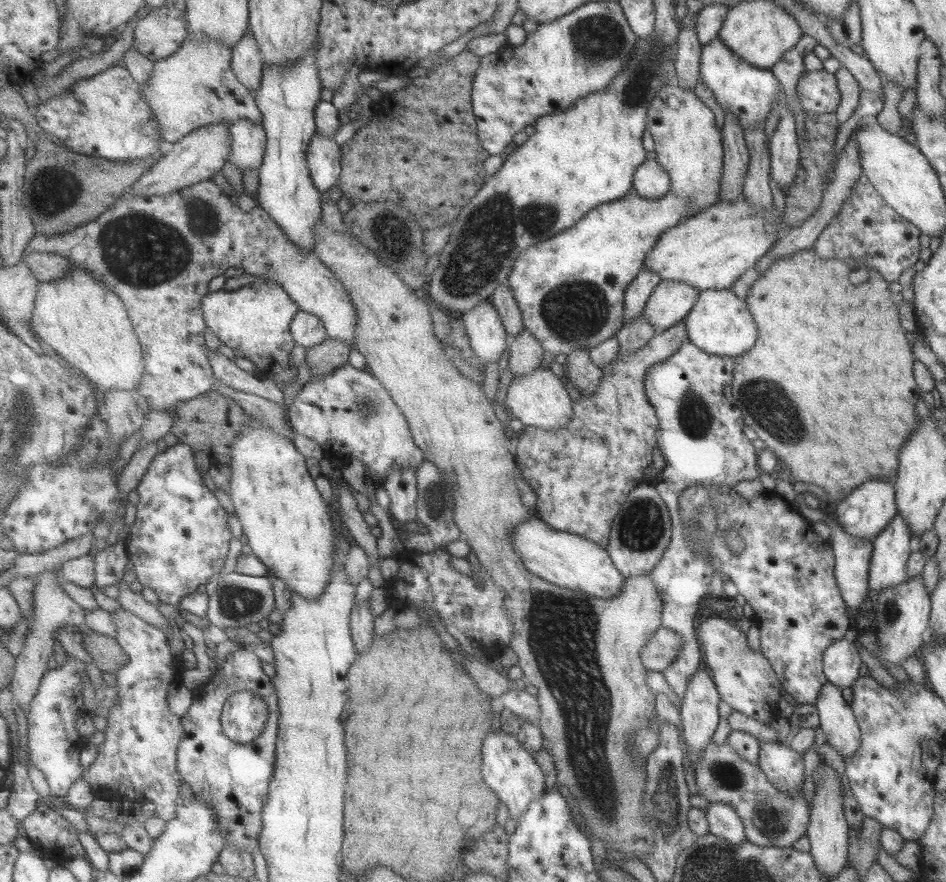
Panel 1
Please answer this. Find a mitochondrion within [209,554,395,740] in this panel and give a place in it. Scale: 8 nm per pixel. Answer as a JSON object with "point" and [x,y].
{"point":[236,602]}

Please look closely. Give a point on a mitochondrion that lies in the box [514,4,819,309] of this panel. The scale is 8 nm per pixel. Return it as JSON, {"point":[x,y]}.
{"point":[598,38]}

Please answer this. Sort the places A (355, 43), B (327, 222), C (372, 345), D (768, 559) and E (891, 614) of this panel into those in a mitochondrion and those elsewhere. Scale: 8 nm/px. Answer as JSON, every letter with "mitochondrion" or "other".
{"A":"other","B":"other","C":"other","D":"other","E":"mitochondrion"}

